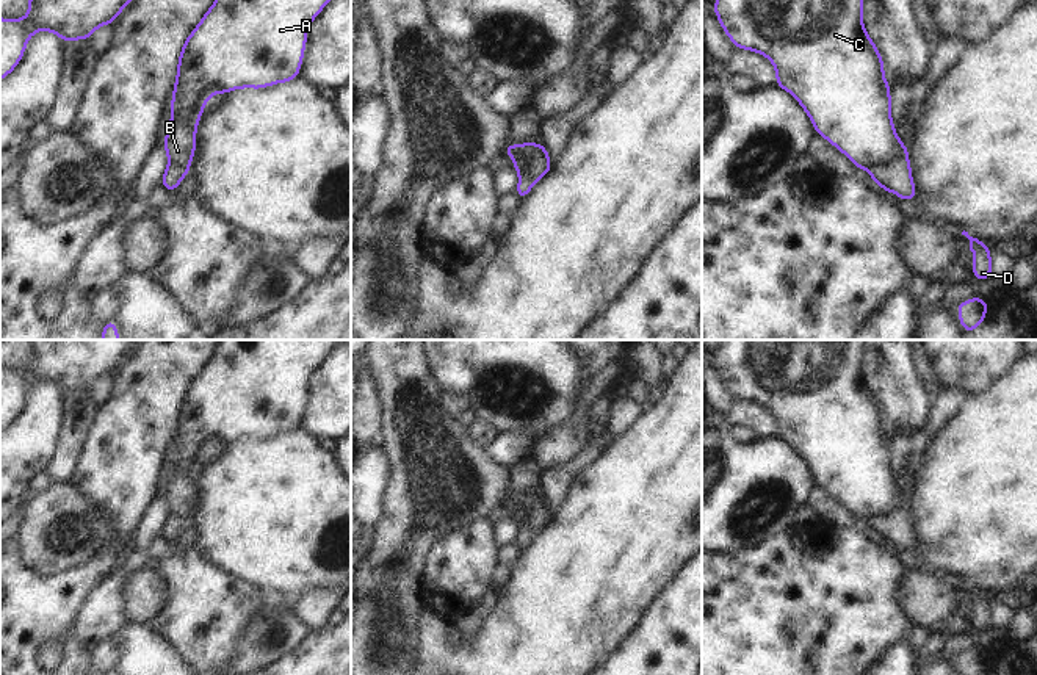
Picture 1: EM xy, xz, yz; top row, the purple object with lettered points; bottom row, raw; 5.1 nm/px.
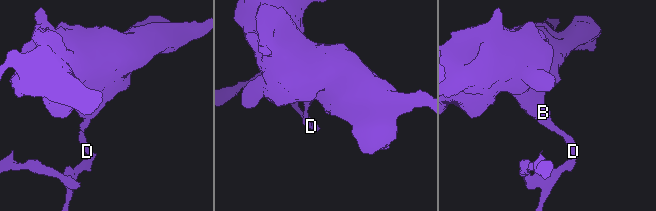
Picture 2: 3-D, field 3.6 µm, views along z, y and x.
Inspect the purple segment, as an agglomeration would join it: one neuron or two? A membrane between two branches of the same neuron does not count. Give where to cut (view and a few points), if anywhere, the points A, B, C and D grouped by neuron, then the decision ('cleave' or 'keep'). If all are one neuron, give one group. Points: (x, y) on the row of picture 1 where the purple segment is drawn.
yz (903, 144), (890, 163), (876, 163), (870, 169) | A B C / D | cleave

